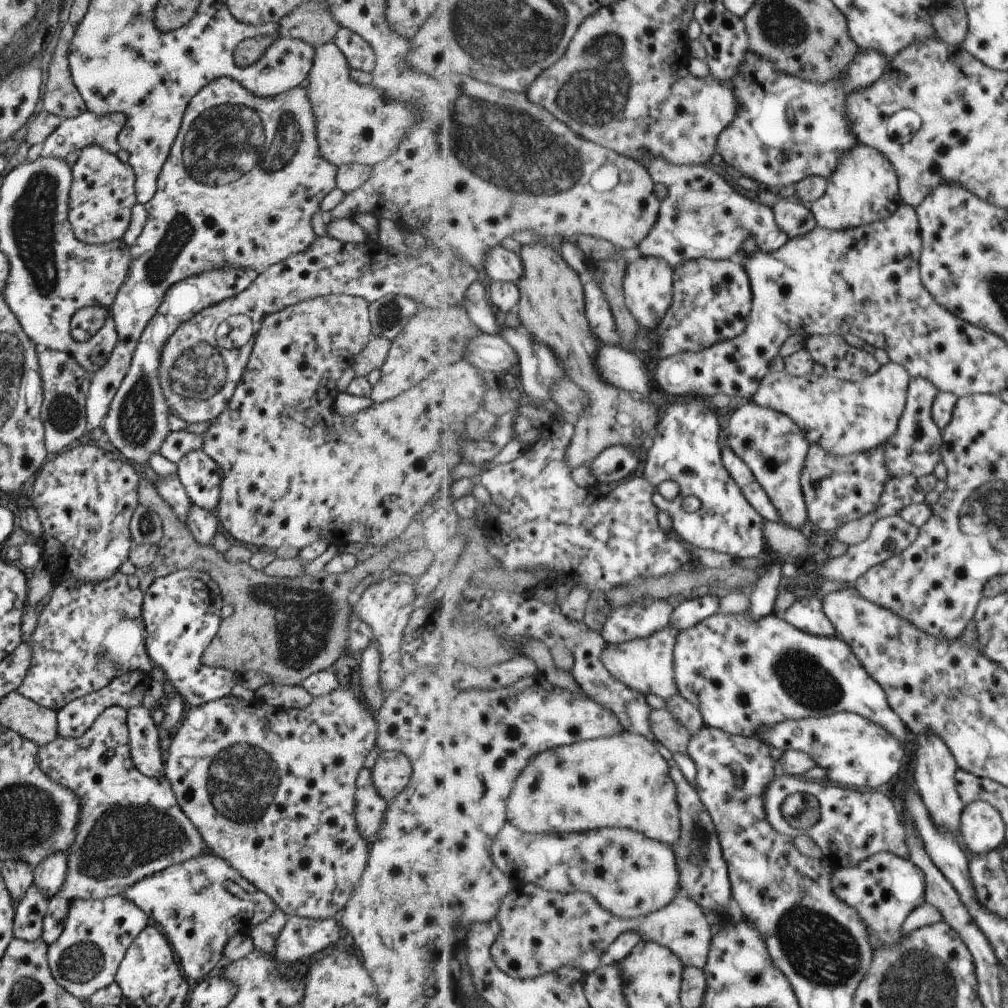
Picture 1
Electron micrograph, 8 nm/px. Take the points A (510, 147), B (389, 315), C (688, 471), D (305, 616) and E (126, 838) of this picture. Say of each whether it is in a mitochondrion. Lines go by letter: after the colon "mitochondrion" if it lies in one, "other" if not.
A: mitochondrion
B: mitochondrion
C: mitochondrion
D: mitochondrion
E: mitochondrion

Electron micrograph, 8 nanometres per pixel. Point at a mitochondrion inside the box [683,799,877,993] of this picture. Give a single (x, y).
(817, 947)

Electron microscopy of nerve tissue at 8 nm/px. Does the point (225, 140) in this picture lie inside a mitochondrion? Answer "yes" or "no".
yes

